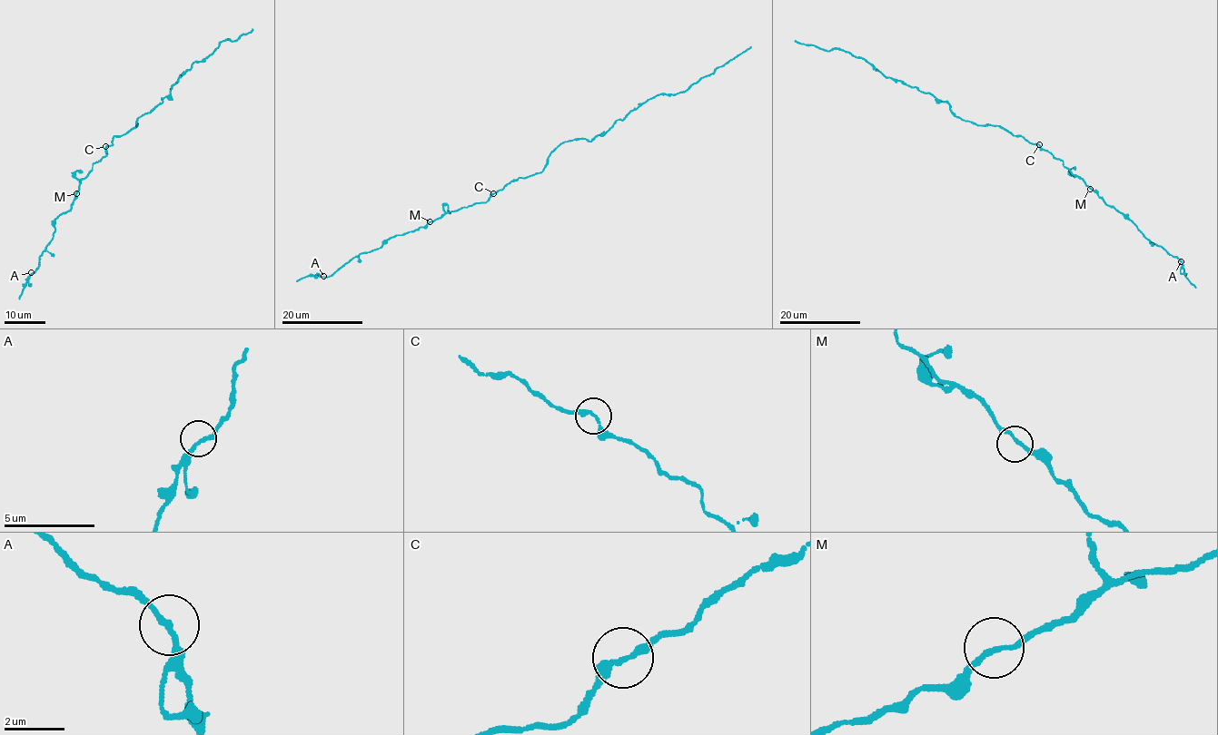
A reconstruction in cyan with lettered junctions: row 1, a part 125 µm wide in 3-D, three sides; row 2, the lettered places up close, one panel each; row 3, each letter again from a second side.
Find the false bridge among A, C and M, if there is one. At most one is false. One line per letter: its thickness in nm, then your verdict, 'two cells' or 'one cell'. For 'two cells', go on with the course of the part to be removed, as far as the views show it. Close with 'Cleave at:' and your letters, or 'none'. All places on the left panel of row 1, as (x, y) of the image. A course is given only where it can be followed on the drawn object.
A: calibre 190 nm; one cell
C: calibre 190 nm; one cell
M: calibre 180 nm; one cell
Cleave at: none

